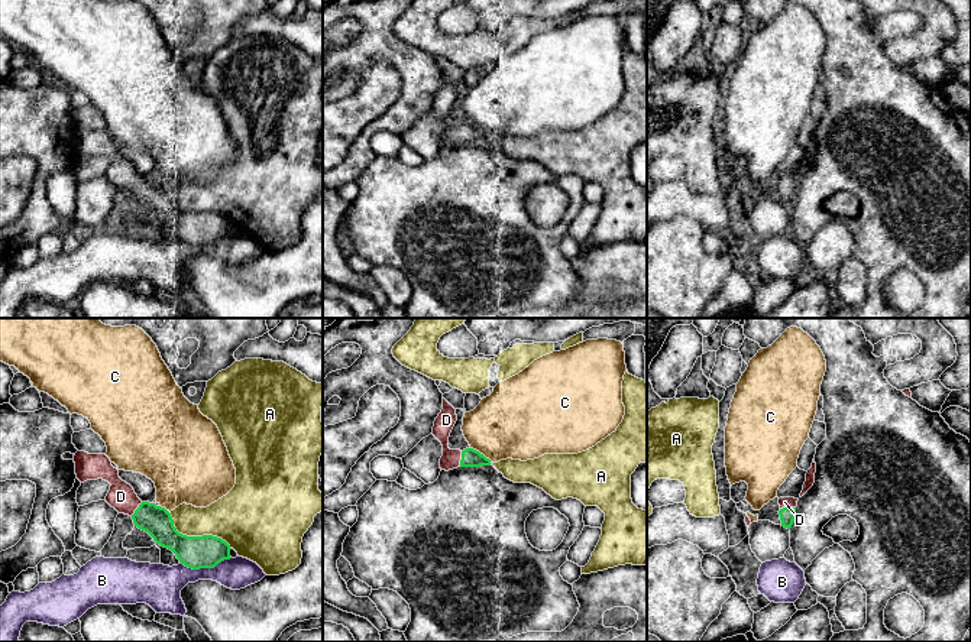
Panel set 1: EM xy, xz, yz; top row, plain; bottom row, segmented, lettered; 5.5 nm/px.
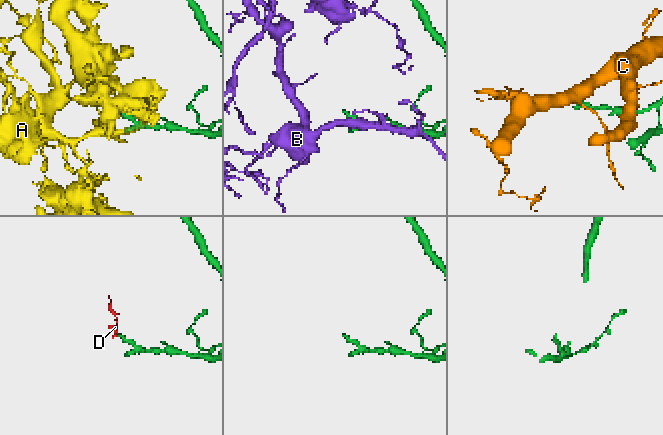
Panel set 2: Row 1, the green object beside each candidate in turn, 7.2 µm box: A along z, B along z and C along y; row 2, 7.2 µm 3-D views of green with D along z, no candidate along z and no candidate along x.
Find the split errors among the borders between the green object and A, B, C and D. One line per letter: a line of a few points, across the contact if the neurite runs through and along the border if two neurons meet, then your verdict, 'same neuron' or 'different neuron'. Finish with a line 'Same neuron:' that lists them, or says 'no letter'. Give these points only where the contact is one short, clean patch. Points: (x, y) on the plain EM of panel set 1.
A: different neuron
B: different neuron
C: different neuron
D: line xz (471, 133), (462, 135), (446, 125), (446, 96); same neuron
Same neuron: D

